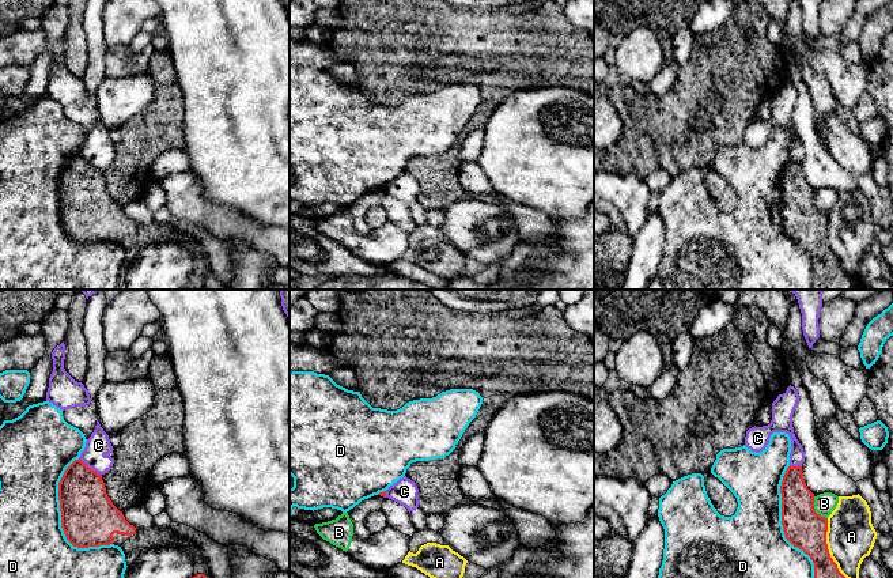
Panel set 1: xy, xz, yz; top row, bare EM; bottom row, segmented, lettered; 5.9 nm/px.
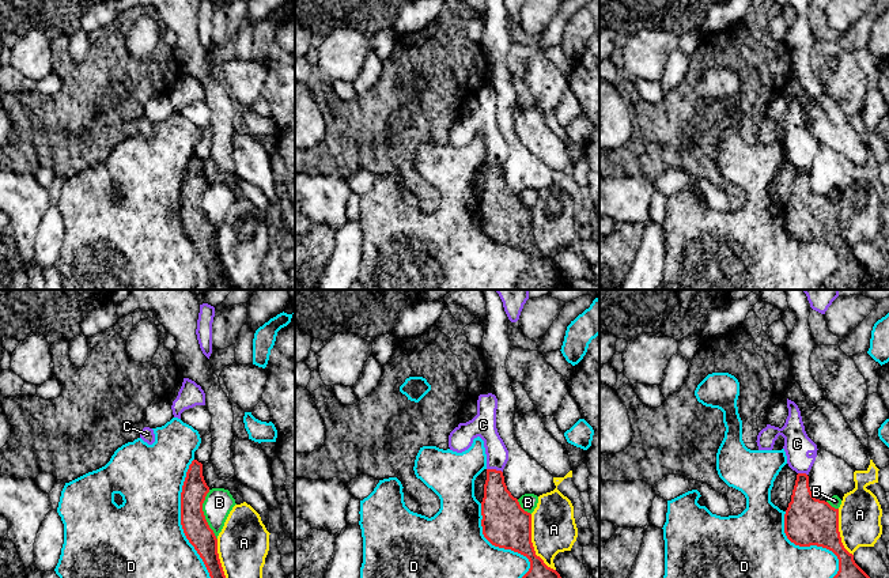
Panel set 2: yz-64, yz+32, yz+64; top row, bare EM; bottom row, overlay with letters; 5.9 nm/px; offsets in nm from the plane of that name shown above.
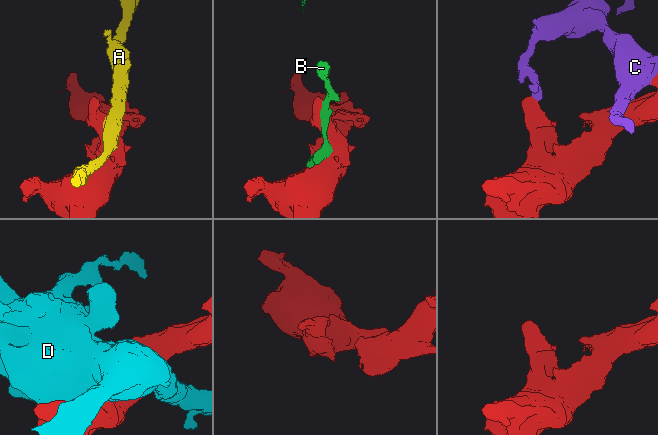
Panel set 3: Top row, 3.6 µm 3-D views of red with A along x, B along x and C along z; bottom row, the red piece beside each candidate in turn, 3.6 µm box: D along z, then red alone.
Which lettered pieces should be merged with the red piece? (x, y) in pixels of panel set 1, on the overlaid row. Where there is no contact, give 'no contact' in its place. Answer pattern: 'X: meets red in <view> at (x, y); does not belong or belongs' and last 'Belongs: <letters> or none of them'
A: meets red in yz at (827, 548); does not belong
B: meets red in yz at (814, 510); does not belong
C: meets red in xy at (90, 468); does not belong
D: meets red in xy at (61, 518); does not belong
Belongs: none of them

